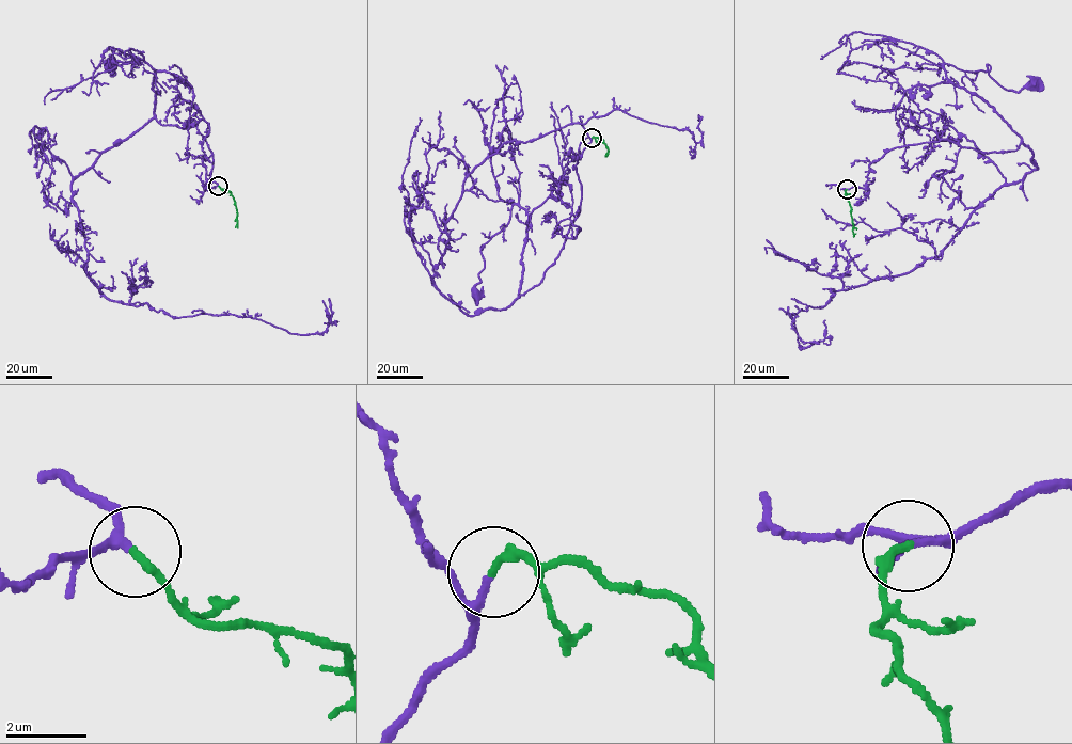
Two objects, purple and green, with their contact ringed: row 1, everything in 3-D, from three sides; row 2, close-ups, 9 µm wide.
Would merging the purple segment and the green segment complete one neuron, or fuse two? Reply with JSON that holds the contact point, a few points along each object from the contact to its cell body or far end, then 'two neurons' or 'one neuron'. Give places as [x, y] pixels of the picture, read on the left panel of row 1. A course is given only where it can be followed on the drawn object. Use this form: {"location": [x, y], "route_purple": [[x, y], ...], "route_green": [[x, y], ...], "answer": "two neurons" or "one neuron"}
{"location": [218, 186], "route_purple": [[218, 186], [203, 160], [208, 123], [161, 125], [155, 70], [138, 57], [111, 61], [111, 76], [109, 64]], "route_green": [[218, 186], [230, 191], [235, 201], [235, 227]], "answer": "one neuron"}

